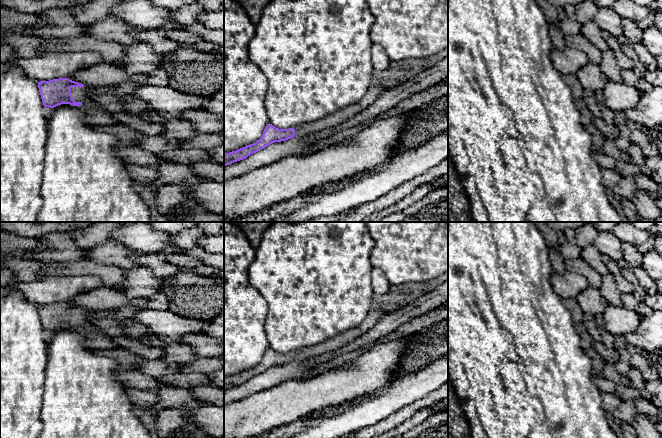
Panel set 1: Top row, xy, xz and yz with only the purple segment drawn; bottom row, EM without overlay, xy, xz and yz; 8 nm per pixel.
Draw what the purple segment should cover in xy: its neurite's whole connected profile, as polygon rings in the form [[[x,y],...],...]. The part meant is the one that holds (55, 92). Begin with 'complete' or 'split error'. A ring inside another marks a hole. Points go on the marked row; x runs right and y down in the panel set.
split error; [[[68,78],[38,82],[44,107],[54,108],[61,104],[81,105],[95,89]]]

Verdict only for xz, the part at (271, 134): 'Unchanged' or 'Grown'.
Grown

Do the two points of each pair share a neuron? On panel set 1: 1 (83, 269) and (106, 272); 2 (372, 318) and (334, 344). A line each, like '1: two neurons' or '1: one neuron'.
1: one neuron
2: one neuron

